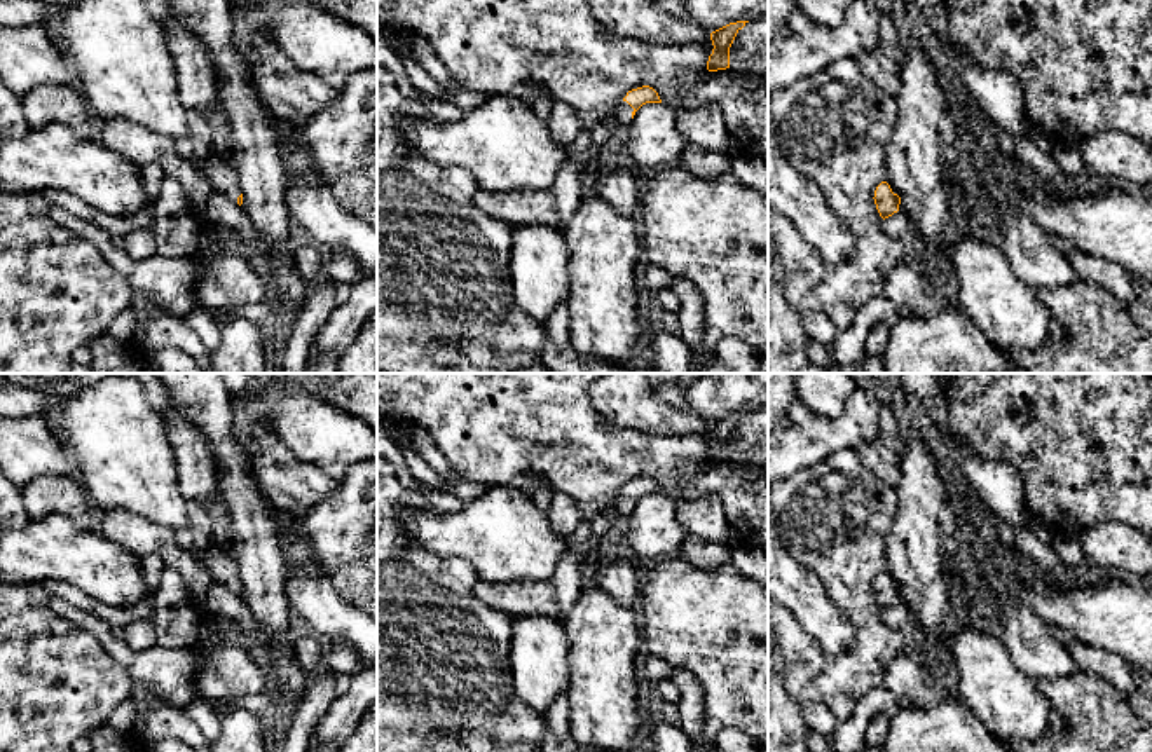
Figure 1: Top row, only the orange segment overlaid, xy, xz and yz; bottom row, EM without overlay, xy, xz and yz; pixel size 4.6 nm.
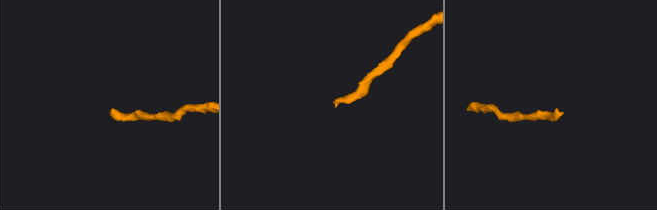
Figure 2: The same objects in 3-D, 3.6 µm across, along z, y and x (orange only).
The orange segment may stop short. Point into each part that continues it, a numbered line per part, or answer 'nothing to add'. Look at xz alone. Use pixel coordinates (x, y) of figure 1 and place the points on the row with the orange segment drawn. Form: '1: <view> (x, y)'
1: xz (622, 114)

